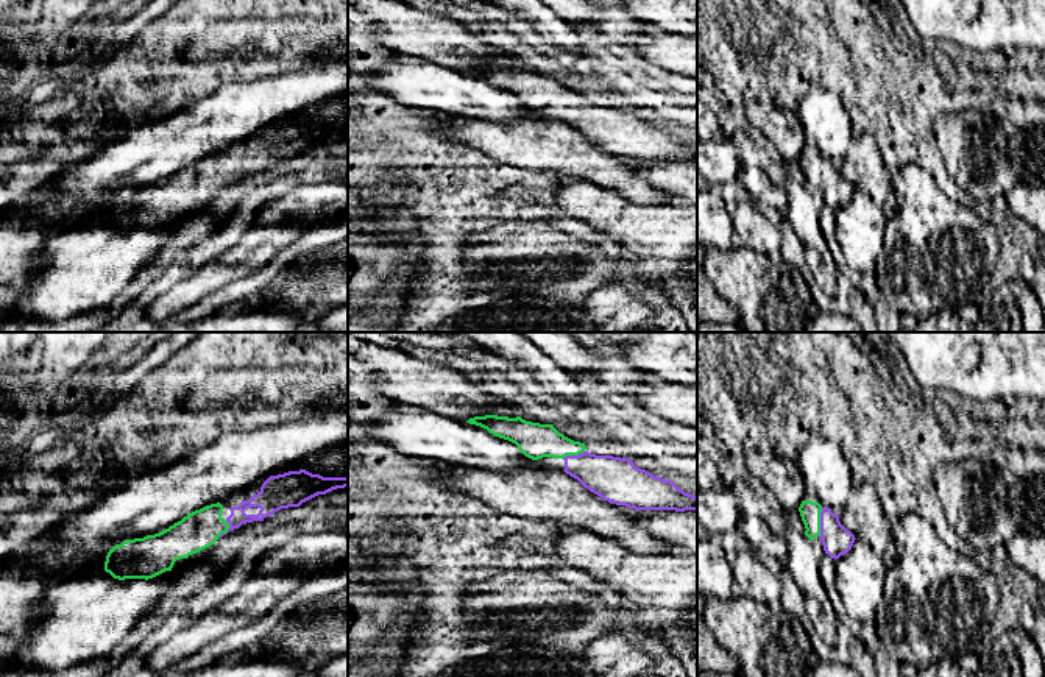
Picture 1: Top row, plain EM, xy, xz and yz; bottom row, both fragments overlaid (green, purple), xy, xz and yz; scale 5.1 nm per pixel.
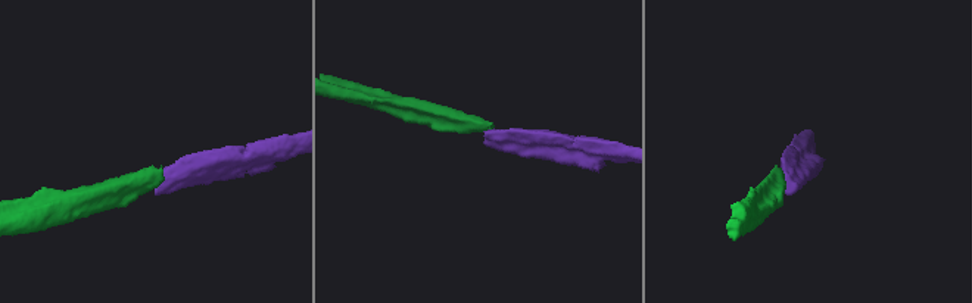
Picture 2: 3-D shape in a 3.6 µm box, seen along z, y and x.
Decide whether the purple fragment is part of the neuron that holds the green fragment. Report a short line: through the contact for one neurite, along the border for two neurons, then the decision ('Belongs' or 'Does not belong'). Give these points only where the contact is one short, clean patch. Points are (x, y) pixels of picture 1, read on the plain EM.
Belongs

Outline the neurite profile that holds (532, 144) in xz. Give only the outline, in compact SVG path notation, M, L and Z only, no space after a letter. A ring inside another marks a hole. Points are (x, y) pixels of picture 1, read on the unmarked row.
M468 115L438 117L437 129L441 129L448 140L477 150L496 161L498 165L510 165L530 172L552 172L571 179L580 179L618 192L632 203L672 204L680 203L672 193L655 189L632 167L632 159L610 154L585 139L577 129L565 122L549 119L516 119L508 123L494 123Z

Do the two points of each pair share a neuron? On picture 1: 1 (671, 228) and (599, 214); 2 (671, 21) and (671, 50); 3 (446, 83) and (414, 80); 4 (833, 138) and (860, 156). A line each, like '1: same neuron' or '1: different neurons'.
1: same neuron
2: different neurons
3: same neuron
4: different neurons

